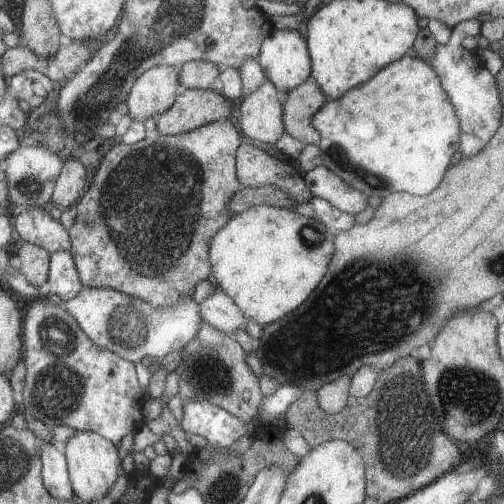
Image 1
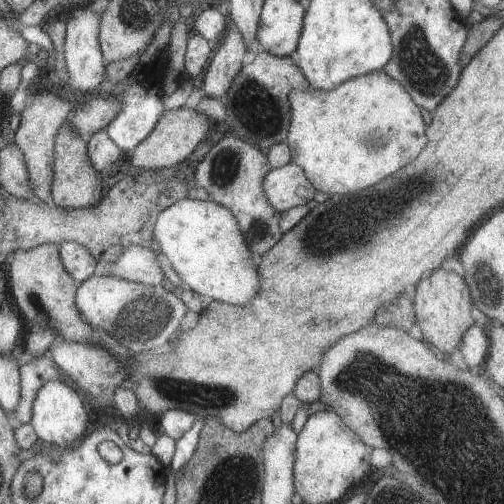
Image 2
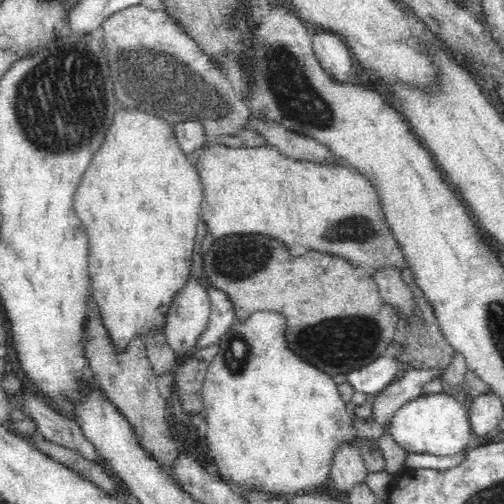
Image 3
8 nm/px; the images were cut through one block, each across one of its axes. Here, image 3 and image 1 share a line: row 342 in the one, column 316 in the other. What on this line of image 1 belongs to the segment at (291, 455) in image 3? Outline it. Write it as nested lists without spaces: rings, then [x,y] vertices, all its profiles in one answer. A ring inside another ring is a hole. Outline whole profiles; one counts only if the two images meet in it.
[[[257,206],[243,214],[237,214],[229,226],[225,226],[217,238],[213,238],[211,258],[213,258],[213,284],[225,290],[235,302],[245,310],[251,322],[267,328],[279,322],[289,312],[297,310],[319,286],[323,276],[329,272],[329,264],[337,254],[337,234],[317,218],[307,218],[295,210]]]

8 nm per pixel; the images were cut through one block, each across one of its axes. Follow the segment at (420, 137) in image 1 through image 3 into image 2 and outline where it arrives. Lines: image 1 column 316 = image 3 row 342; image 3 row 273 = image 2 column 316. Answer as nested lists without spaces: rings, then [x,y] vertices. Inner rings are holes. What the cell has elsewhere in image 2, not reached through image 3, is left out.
[[[385,70],[353,78],[333,92],[313,88],[293,90],[289,102],[293,106],[293,122],[287,142],[291,146],[293,164],[301,166],[313,186],[329,196],[349,196],[379,184],[401,170],[401,166],[409,164],[425,146],[425,120],[421,108],[413,102],[401,82],[391,78]]]

